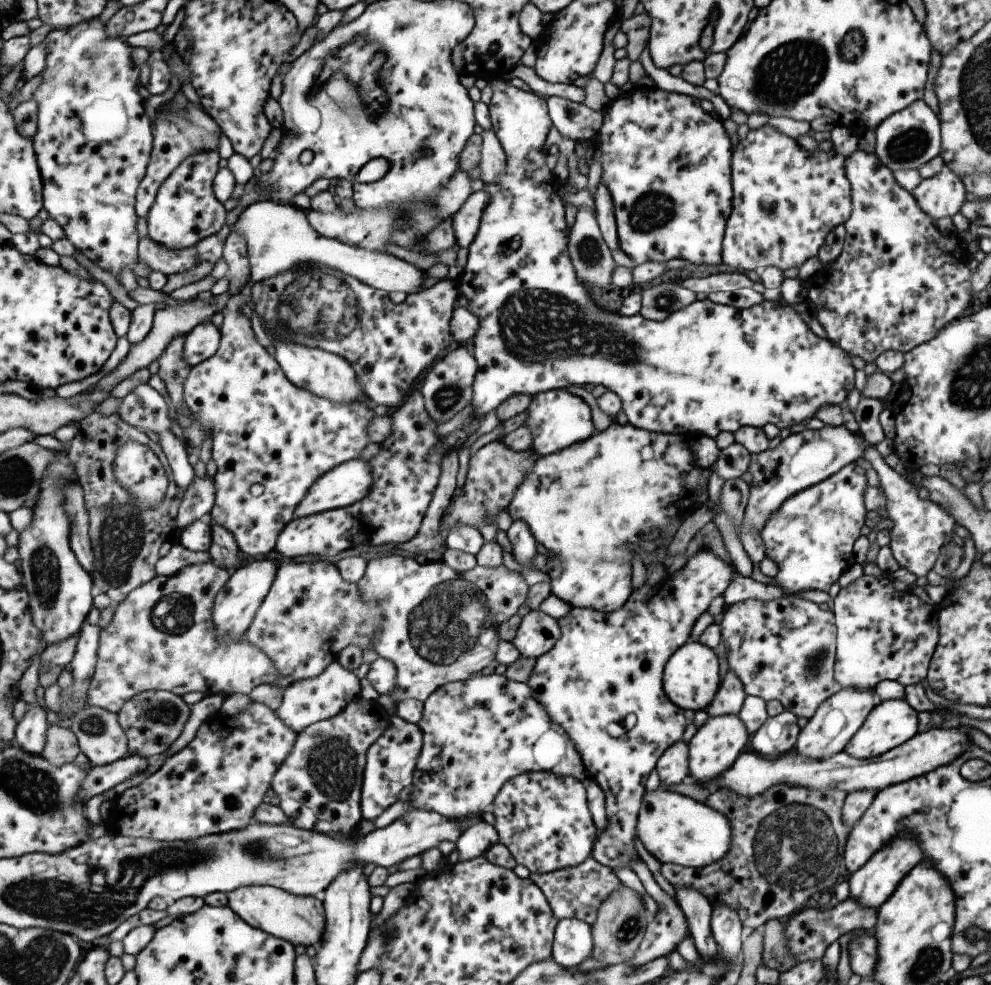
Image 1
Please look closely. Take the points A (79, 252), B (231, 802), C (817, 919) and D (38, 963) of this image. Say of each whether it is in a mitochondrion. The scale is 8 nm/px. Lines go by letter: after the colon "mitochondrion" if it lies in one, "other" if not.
A: other
B: other
C: other
D: mitochondrion

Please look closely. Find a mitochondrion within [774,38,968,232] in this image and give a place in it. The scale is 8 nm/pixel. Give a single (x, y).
(910, 146)

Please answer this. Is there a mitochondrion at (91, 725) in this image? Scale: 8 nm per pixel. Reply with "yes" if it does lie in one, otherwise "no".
yes

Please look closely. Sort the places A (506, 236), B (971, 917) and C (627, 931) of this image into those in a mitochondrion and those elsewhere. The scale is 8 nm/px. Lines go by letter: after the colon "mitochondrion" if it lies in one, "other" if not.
A: other
B: other
C: mitochondrion

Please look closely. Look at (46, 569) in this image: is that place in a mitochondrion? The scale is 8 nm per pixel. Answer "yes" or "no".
yes

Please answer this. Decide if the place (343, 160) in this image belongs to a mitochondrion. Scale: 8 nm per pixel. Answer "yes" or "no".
no

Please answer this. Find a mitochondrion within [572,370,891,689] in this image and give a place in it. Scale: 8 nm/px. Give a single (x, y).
(813, 671)

